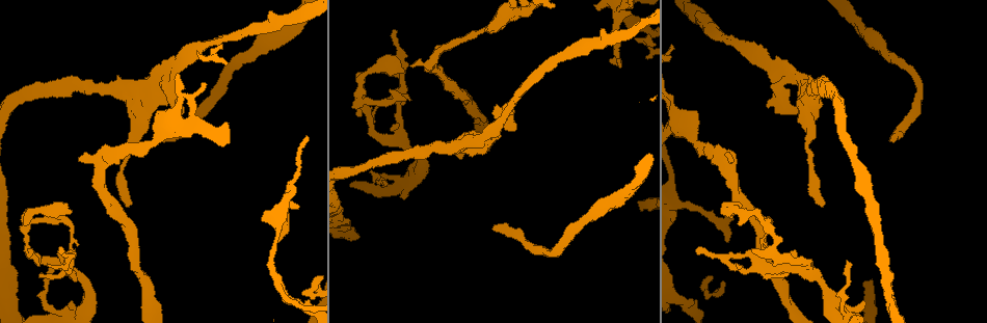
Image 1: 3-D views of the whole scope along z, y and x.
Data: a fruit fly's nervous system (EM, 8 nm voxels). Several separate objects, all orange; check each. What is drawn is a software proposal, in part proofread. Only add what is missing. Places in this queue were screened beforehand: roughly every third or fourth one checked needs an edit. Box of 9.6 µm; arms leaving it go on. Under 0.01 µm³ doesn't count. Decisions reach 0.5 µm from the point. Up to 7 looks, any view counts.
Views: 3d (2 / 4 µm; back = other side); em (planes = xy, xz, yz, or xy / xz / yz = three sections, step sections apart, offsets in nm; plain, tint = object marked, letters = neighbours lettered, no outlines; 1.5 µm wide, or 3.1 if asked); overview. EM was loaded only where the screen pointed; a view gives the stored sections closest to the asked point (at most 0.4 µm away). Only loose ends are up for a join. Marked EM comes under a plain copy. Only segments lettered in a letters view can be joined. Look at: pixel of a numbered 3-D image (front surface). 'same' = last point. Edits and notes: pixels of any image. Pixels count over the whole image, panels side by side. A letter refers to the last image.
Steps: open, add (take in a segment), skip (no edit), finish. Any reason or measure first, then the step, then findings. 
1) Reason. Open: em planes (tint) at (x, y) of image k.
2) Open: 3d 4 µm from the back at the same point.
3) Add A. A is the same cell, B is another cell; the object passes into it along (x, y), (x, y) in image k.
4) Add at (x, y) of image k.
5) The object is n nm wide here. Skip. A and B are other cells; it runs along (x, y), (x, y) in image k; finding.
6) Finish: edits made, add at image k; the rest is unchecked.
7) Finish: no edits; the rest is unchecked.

An open end. Open: 3d 4 µm at (767, 105) of image 1.

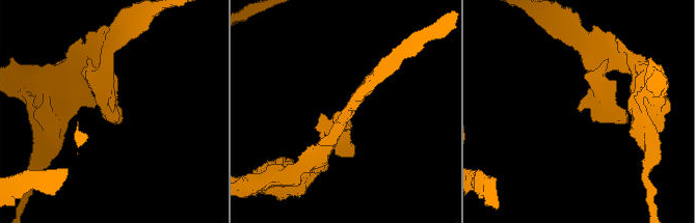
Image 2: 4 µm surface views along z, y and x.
The arms are 280, 280 nm wide; need the tissue. Open: em yz step 4 (letters) at (113, 110) of image 2.

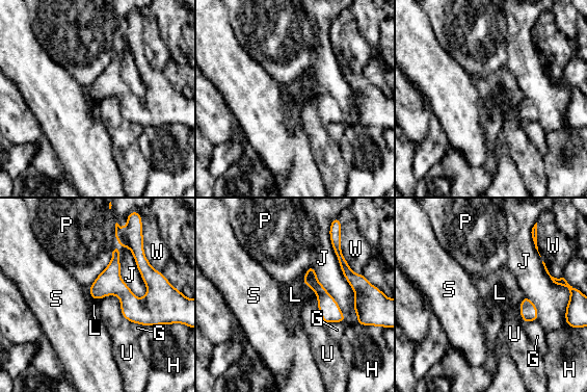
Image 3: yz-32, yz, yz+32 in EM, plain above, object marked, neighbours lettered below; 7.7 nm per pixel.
The longest contact is with J, 480 nm. Skip. G, H, J, L, P, S, U and W are other cells; a border runs along (304, 270), (301, 281), (317, 297) in image 3; no lettered segment goes on from it.

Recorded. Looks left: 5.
Thin end. Open: 3d 2 µm at (786, 272) of image 1.

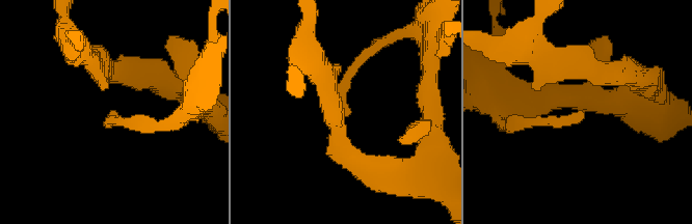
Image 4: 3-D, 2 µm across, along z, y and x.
Now the EM. Open: em yz step 8 (letters) at (348, 113) of image 4.

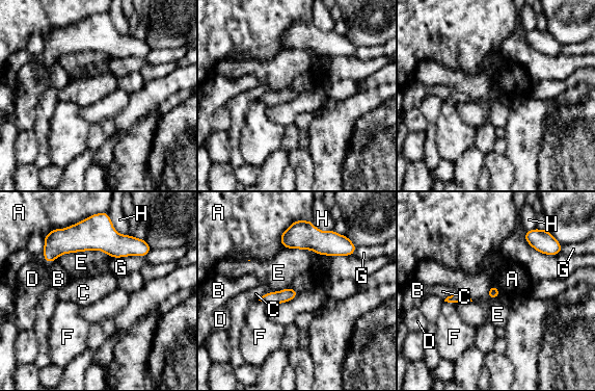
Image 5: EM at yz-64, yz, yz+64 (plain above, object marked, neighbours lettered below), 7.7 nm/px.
Open: em planes (letters) at the same point.

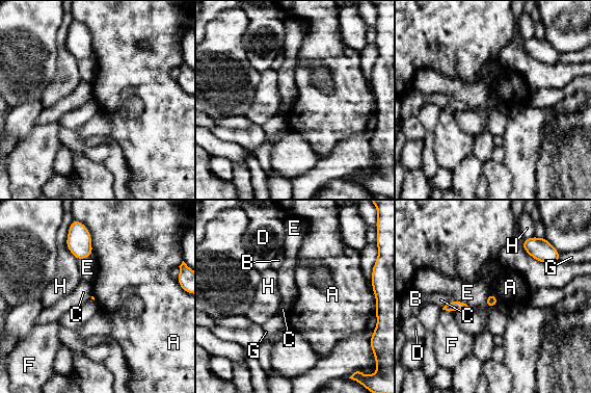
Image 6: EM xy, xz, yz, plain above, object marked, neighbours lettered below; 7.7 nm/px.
Skip. A, B, C, D, E, F, G and H are other cells; a border runs along (86, 228), (93, 251) in image 6; none of them fits.

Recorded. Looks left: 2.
Branch stops here. Open: em planes (letters) at (734, 219) of image 1.

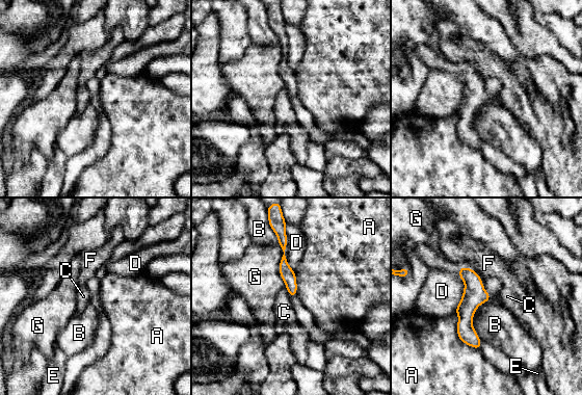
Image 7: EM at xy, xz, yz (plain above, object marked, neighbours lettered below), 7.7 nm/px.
Skip. A, B, C, D, E, F and G are other cells; it runs along (461, 269), (477, 346) in image 7; no lettered segment goes on from it.

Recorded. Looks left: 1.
Finish: no edits; the rest is unchecked.

